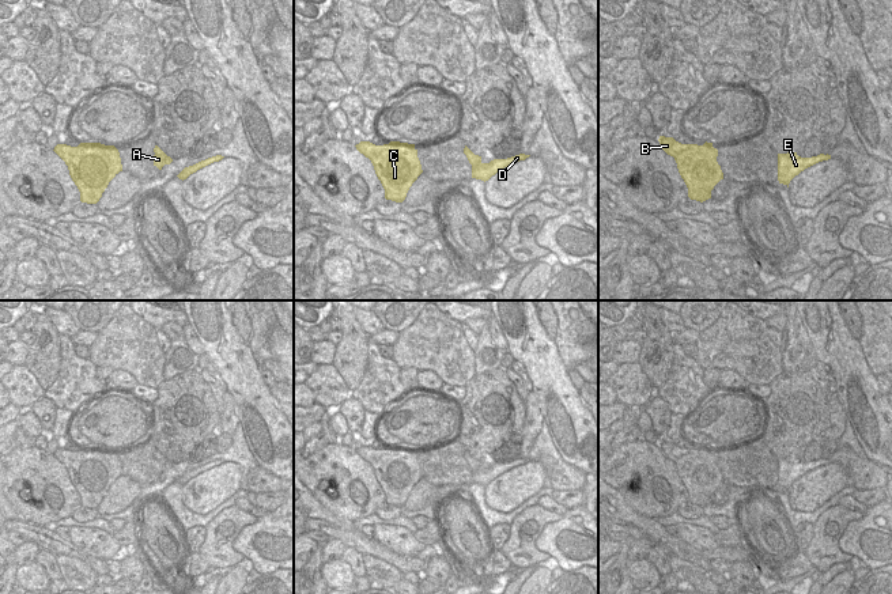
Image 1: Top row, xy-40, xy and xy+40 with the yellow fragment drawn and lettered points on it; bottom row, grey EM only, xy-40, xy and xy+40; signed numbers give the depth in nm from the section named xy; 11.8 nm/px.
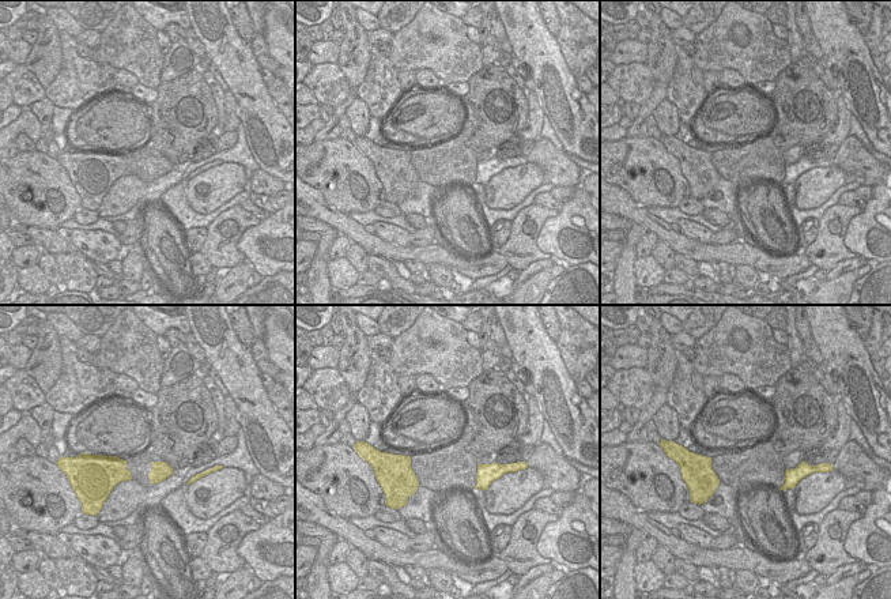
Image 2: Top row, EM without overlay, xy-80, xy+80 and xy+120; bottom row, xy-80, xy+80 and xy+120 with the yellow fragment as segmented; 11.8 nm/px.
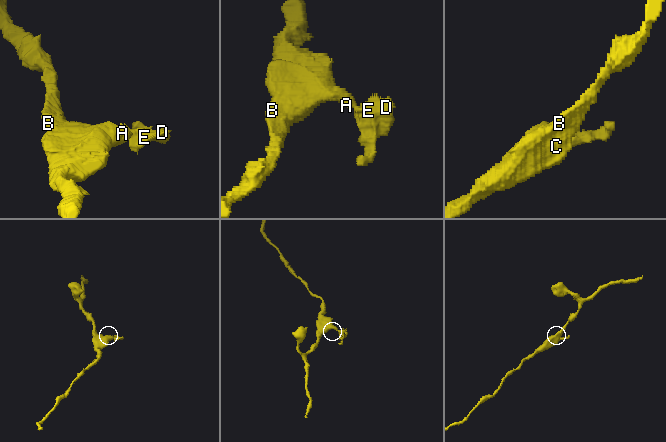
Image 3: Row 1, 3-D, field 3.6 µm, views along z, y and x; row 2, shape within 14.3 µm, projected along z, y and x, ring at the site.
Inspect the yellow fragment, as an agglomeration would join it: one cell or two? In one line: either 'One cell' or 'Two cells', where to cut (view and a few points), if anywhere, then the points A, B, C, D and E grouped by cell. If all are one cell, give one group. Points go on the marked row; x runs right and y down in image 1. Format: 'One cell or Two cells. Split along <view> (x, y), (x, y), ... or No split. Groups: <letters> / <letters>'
Two cells. Split along xy (480, 161), (472, 169). Groups: A B C / D E.

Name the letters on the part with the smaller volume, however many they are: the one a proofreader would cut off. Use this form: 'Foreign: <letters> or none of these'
Foreign: D, E

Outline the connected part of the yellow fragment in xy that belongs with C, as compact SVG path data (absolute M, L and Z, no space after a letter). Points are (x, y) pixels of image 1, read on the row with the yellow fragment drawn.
M360 141L356 150L368 158L385 189L385 198L402 203L417 177L423 173L415 144L390 141L375 145Z

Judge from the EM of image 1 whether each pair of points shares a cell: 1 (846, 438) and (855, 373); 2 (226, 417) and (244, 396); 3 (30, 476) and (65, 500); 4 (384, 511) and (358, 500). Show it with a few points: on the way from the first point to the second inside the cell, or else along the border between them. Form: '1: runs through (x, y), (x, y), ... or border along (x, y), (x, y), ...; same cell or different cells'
1: border along (847, 417), (857, 442), (864, 449); different cells
2: border along (227, 390), (233, 397), (234, 413), (239, 422); different cells
3: runs through (38, 484), (46, 484), (57, 495); same cell
4: border along (385, 503), (373, 513); different cells

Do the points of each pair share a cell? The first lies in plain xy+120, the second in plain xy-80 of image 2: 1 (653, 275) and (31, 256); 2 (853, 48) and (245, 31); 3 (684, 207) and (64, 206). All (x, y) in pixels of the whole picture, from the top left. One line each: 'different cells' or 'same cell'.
1: different cells
2: different cells
3: different cells

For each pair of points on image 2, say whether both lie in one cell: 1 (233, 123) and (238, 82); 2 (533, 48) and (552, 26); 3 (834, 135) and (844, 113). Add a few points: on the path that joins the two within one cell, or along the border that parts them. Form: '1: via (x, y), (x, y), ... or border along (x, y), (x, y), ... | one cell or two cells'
1: border along (229, 89), (236, 100), (237, 116), (241, 121) | two cells
2: border along (539, 14), (546, 27), (555, 37) | two cells
3: via (839, 130), (844, 119) | one cell

